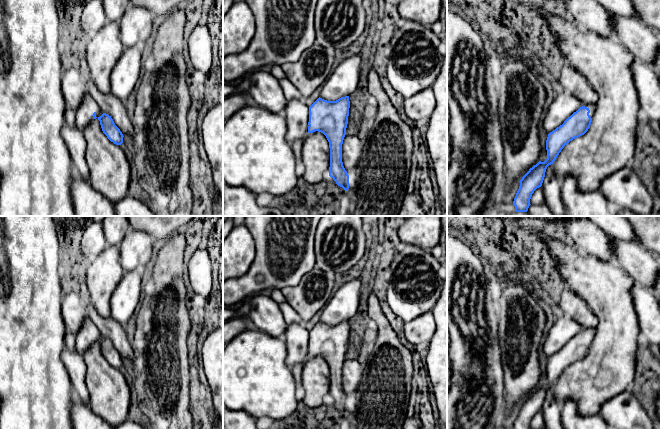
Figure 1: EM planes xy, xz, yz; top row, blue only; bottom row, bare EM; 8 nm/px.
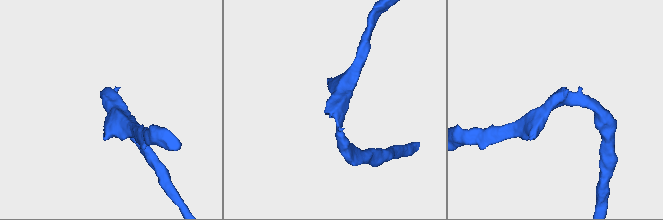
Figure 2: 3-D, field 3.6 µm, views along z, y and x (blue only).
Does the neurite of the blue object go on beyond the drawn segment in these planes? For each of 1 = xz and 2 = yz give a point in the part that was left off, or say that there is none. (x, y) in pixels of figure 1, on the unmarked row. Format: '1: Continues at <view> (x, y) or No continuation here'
1: No continuation here
2: Continues at yz (592, 331)

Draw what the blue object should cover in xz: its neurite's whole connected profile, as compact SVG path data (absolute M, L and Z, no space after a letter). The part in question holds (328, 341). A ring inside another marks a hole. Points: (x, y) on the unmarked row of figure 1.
M349 320L336 325L318 322L309 331L308 357L323 357L330 372L329 400L345 415L349 413L349 399L342 386L342 368L346 359L350 325Z

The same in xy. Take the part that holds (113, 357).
M87 317L83 322L80 330L75 334L75 348L83 354L93 343L98 343L103 357L107 362L116 369L123 367L123 358L115 349L113 343L104 337L97 326Z

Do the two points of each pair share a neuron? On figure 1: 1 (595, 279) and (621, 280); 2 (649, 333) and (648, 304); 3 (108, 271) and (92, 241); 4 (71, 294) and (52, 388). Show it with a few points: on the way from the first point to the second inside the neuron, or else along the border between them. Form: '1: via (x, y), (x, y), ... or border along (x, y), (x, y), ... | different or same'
1: via (601, 280), (615, 280) | same
2: via (649, 326), (648, 311) | same
3: border along (107, 245), (90, 261) | different
4: border along (60, 303), (60, 313), (66, 331) | different

